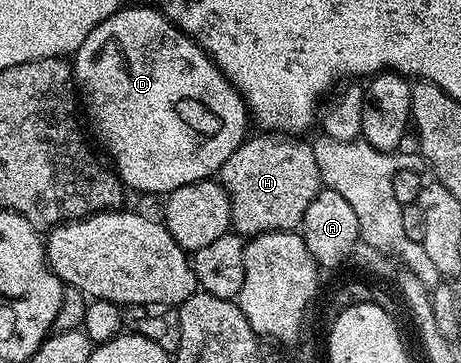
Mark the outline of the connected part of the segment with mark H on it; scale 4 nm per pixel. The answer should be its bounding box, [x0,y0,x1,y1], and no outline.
[219,134,323,238]

